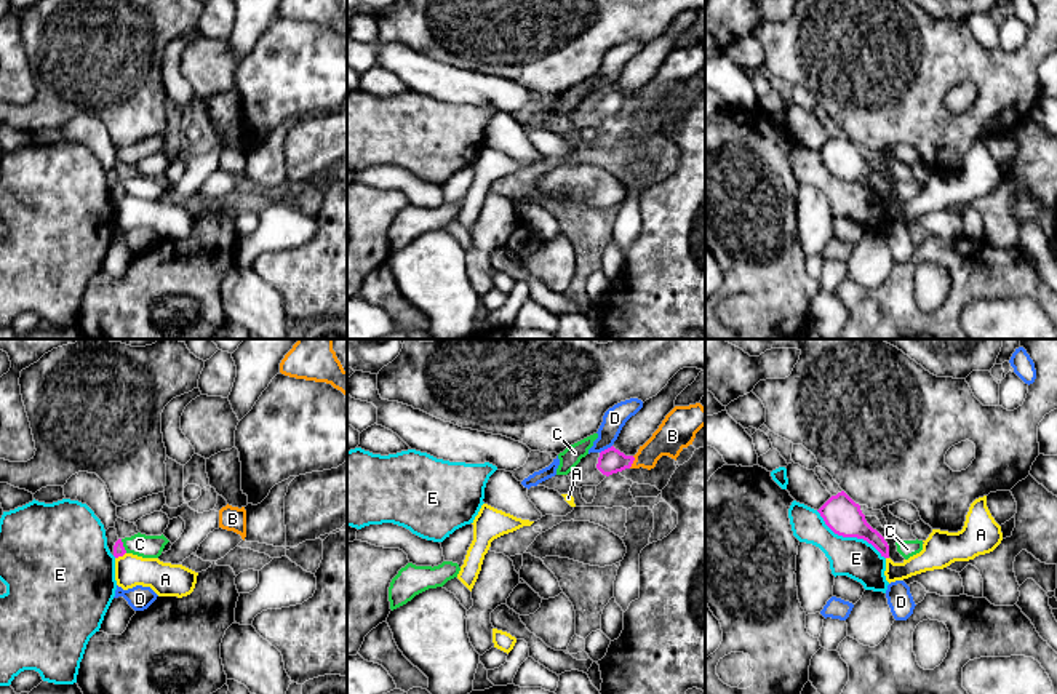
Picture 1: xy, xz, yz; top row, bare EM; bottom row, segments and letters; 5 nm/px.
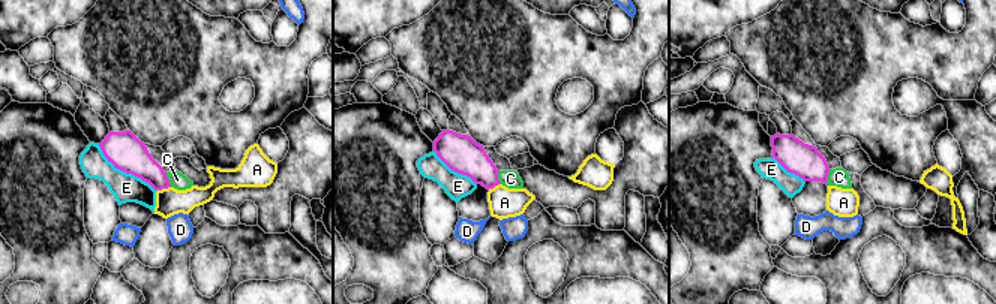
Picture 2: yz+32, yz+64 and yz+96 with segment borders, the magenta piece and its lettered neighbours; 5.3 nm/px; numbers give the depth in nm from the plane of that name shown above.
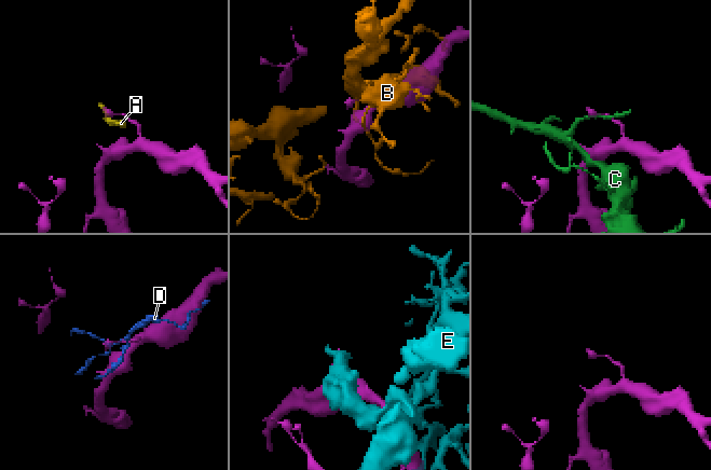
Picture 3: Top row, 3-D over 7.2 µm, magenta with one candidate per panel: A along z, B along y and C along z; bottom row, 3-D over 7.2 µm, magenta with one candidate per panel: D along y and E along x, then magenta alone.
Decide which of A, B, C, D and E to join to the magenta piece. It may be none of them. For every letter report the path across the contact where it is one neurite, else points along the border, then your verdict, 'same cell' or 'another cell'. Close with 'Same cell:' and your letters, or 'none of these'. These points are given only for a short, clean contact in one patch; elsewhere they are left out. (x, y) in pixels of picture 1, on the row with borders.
A: along xy (125, 552), (115, 558) | another cell
B: another cell
C: another cell
D: along xz (611, 445), (600, 453) | another cell
E: another cell
Same cell: none of these

